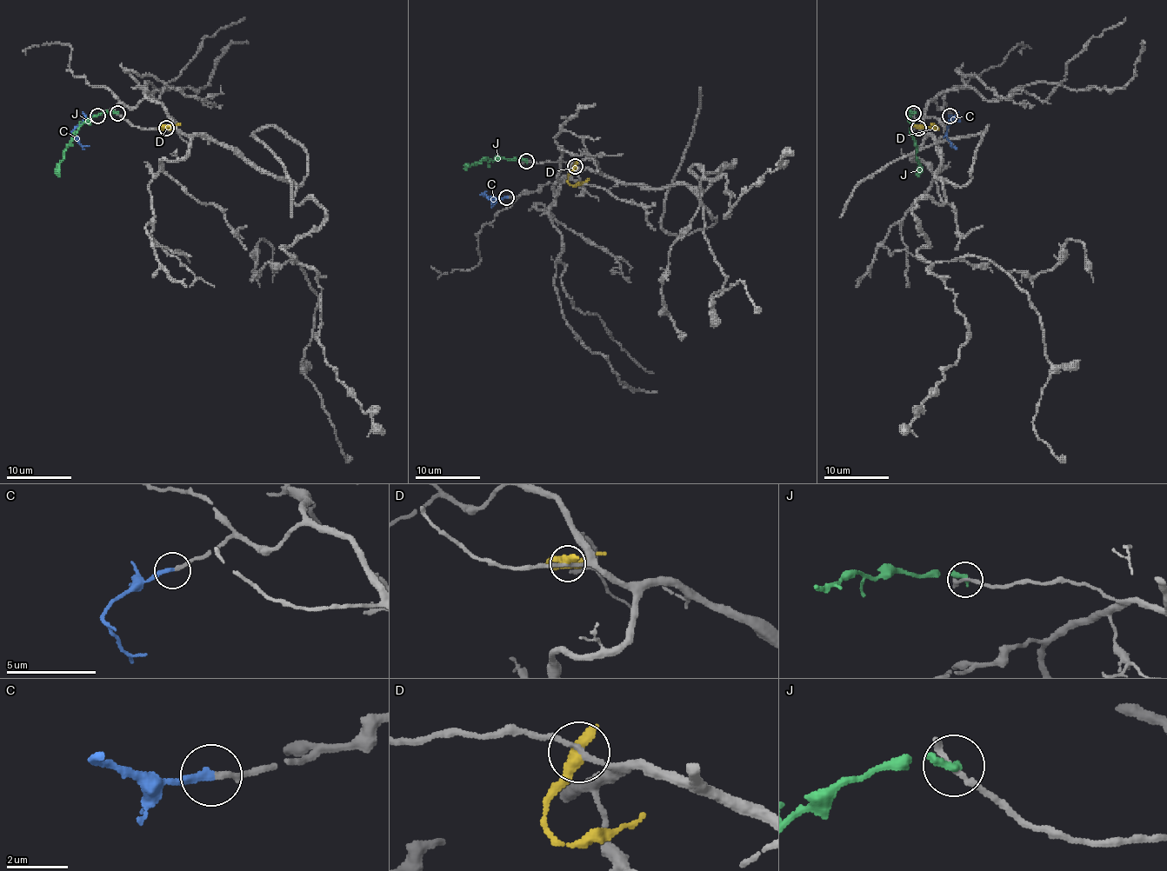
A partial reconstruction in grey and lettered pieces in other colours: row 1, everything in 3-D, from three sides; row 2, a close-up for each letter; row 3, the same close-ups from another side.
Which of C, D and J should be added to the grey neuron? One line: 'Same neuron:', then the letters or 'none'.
Same neuron: C

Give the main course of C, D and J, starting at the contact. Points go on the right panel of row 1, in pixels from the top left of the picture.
C: (950, 115), (947, 133), (951, 146)
D: (917, 128), (937, 129), (930, 123)
J: (912, 113), (911, 128), (919, 163), (917, 176)

